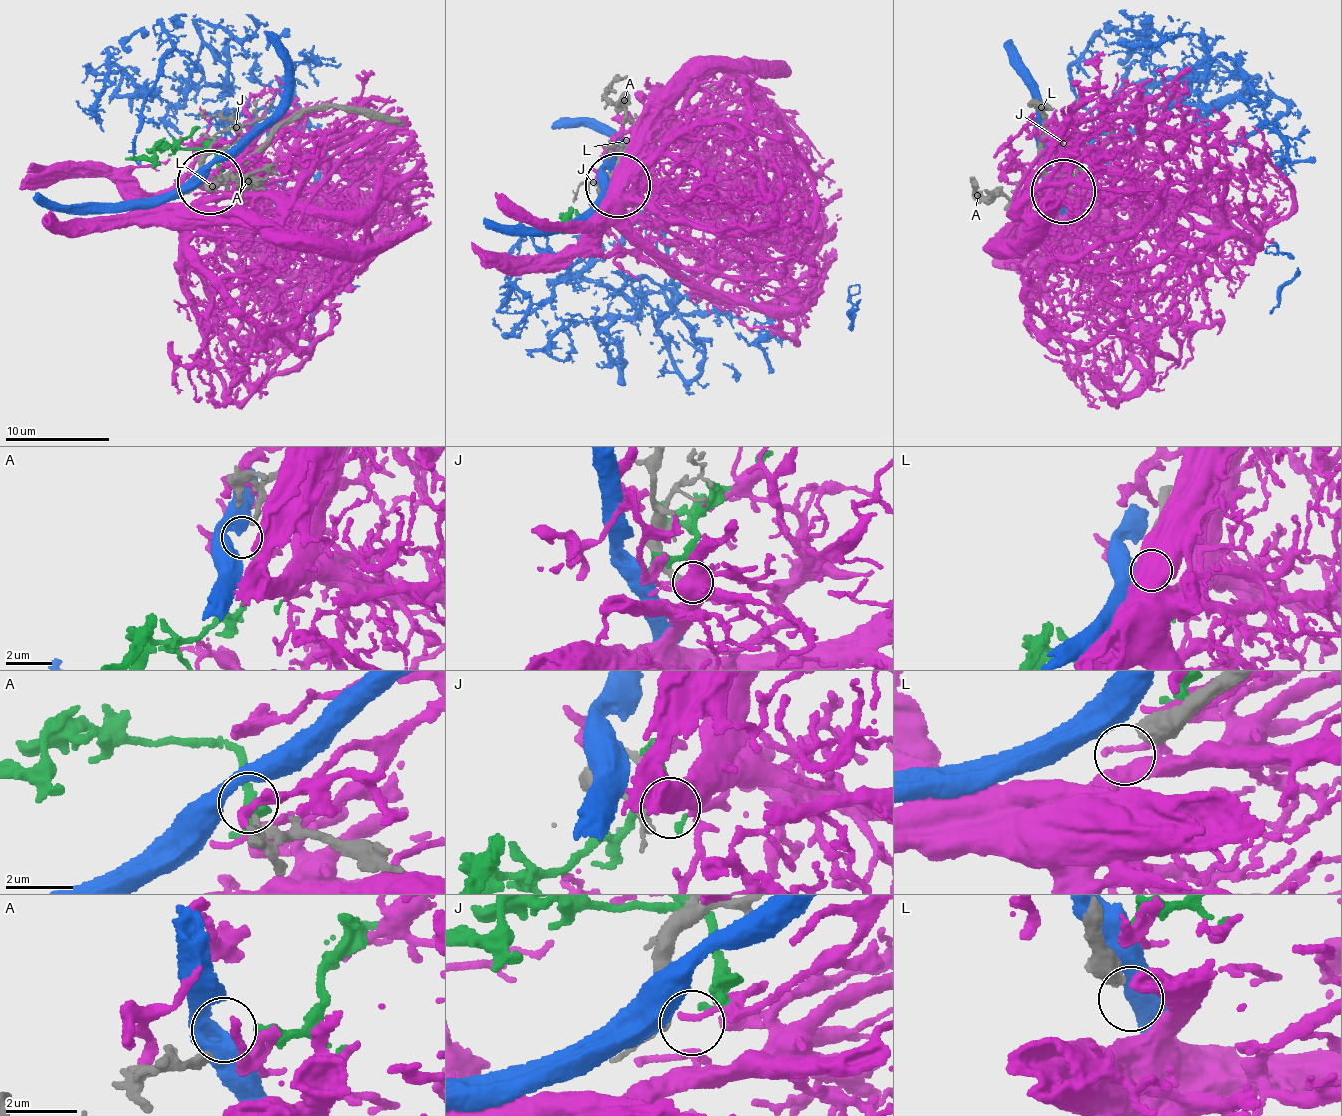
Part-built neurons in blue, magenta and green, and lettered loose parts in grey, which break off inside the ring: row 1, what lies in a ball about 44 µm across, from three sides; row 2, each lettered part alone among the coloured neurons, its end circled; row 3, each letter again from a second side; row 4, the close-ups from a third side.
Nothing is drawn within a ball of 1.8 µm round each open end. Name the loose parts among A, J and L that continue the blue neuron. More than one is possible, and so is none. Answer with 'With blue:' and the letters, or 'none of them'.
With blue: none of them

